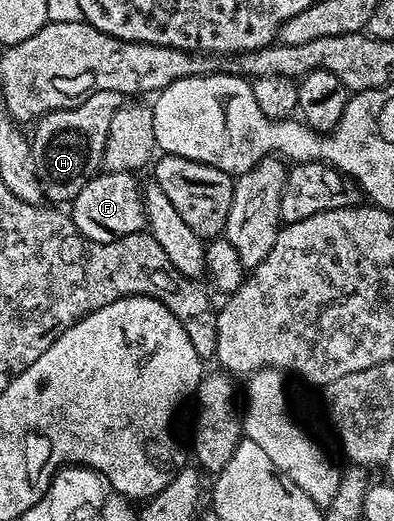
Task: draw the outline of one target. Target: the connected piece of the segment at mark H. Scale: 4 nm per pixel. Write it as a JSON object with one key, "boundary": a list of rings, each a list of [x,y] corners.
{"boundary":[[[97,91],[87,95],[85,99],[79,101],[74,107],[60,109],[59,111],[49,111],[41,119],[33,124],[34,135],[29,136],[30,155],[34,159],[36,177],[42,186],[43,196],[54,205],[73,204],[74,198],[88,185],[88,181],[99,174],[104,157],[104,145],[108,141],[108,129],[112,125],[112,113],[120,109],[124,102],[124,96],[115,91]]]}

